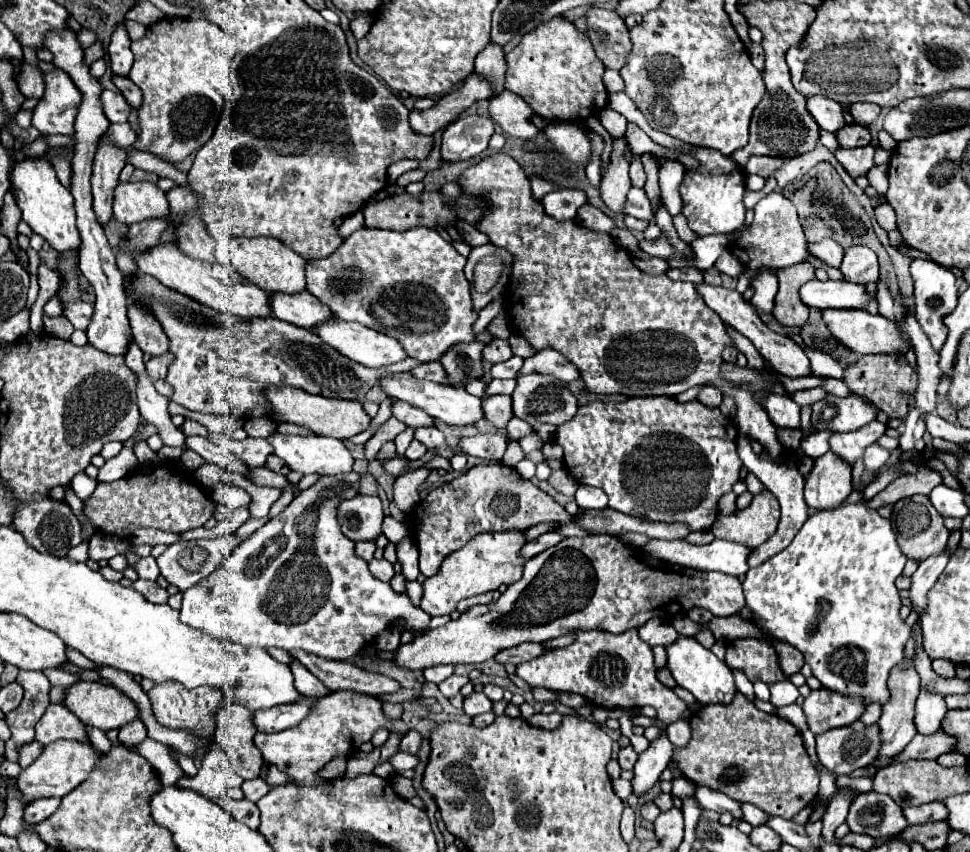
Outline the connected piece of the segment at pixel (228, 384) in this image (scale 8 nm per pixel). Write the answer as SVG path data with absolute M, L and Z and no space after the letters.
M136 273L128 277L124 289L130 301L144 305L164 327L170 339L170 353L174 355L166 375L166 383L174 389L174 397L170 399L192 411L232 415L238 419L268 415L270 405L262 395L268 385L292 385L324 397L360 399L380 377L412 371L422 365L422 361L406 357L384 369L368 369L336 353L336 349L320 341L320 337L308 329L276 317L244 319L220 313L192 297L184 297L184 293L168 289L152 275Z

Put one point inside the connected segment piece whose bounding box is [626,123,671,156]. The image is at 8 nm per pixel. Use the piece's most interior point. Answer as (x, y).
(640, 142)

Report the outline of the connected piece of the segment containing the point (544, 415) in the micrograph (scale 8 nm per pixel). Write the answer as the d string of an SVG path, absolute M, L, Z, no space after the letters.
M532 373L532 375L518 377L518 385L512 393L512 409L514 409L514 417L530 423L536 429L544 423L560 425L560 423L572 419L576 415L578 403L576 403L576 397L566 389L566 383L556 381L554 377L544 377L544 375Z

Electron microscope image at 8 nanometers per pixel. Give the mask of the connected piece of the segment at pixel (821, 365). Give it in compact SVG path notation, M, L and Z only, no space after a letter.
M791 333L790 337L805 351L811 363L812 375L843 380L843 368L830 355L809 348L798 334Z

